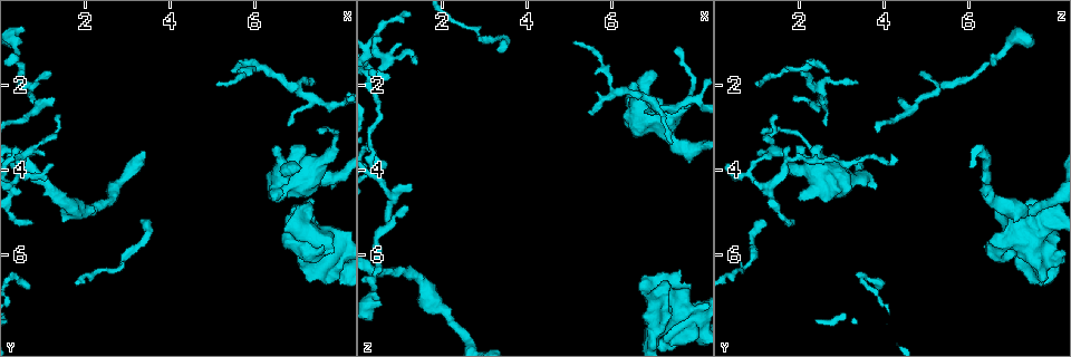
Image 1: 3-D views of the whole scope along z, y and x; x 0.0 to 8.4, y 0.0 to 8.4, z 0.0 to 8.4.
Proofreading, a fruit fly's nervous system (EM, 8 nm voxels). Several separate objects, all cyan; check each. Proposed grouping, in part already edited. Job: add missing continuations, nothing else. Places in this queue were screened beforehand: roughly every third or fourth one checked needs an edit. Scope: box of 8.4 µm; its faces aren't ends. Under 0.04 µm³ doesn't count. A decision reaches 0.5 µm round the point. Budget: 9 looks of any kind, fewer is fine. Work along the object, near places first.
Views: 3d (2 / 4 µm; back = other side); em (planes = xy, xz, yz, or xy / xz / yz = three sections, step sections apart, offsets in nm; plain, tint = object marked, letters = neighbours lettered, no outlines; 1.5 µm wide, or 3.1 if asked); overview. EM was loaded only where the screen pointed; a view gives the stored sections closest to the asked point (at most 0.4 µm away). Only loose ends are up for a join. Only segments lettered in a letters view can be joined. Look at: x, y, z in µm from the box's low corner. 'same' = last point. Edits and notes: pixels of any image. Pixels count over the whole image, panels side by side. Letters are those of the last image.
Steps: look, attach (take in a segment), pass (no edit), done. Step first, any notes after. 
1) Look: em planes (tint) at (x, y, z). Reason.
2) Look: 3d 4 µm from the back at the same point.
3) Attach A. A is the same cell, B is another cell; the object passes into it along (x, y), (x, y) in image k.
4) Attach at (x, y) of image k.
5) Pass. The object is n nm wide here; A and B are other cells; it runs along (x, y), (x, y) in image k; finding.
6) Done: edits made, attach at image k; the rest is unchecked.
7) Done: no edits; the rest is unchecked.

Look: em yz step 4 (tint) at (7.80, 5.85, 6.70). Branch stops here.

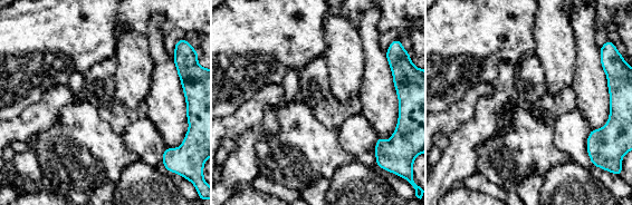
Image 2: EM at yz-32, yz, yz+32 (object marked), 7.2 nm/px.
Look: em planes (letters) at the same point.

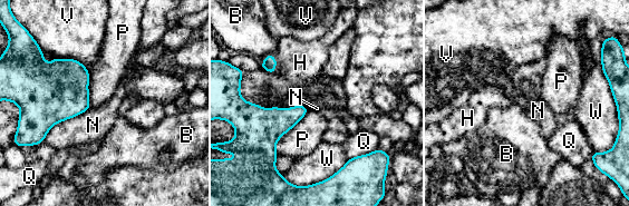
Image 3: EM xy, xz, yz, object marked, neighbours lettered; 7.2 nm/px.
Attach H. The longest contact is with N, 400 nm; H is the same cell, B, N, P, Q, V and W are other cells; it goes on there.

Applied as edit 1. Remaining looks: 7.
Look: overview. See it whole again.

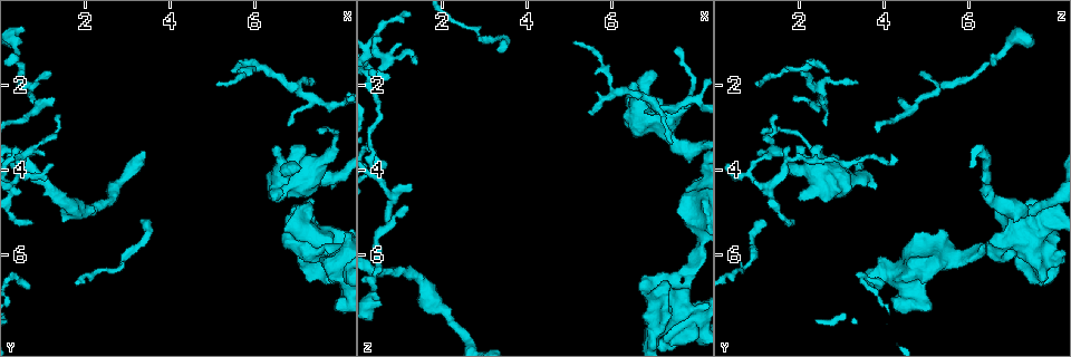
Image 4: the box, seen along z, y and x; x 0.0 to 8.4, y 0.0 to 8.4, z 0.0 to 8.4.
Look: em planes (letters) at (1.15, 1.70, 4.90). Branch stops here.

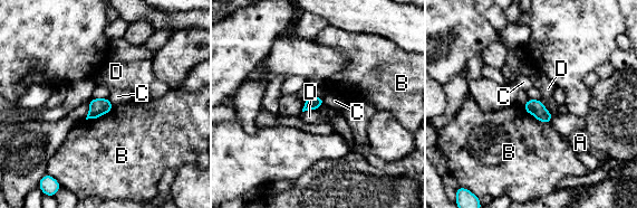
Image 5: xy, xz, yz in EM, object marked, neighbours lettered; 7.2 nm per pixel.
Pass. A, B, C and D are other cells; a border runs along (108, 97), (113, 105) in image 5; none of them fits.

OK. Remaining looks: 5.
Look: em planes (letters) at (5.45, 1.70, 2.65). Thin end.

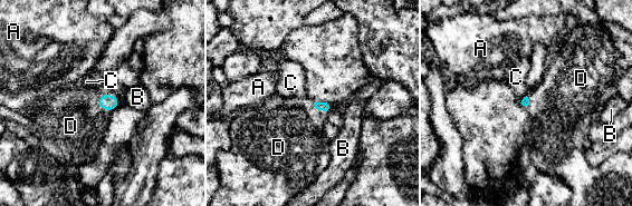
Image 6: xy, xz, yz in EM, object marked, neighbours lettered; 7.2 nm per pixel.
Attach D. The longest contact is with D, 150 nm; D is the same cell, A, B and C are other cells; the object passes into it along (106, 101), (101, 107), (70, 124) in image 6; the cell continues.

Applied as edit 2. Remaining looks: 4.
Look: 3d 4 µm at (0.80, 5.20, 1.80). Free end.

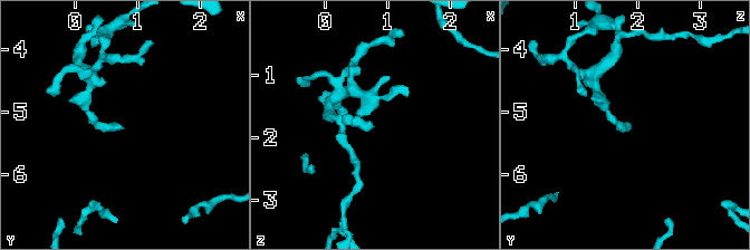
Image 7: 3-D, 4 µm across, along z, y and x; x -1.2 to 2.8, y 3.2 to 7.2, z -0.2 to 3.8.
Look: em planes (plain) at (0.75, 5.20, 1.90).

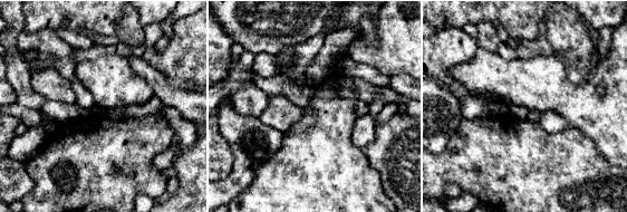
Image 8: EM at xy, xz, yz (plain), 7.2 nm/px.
Look: em planes (letters) at the same point.

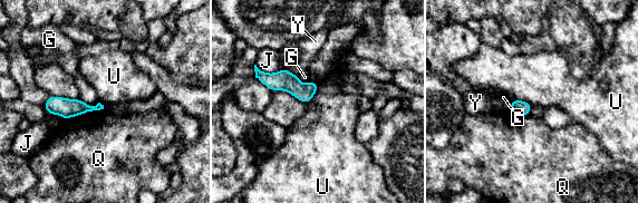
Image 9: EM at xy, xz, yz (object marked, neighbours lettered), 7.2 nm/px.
Pass. The object is 100 nm wide here; G, J, Q, U and Y are other cells; it runs along (258, 75), (313, 88) in image 9; no lettered segment goes on from it.

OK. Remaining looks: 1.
Done: edits made, attach at image 3, attach at image 6; the rest is unchecked.

